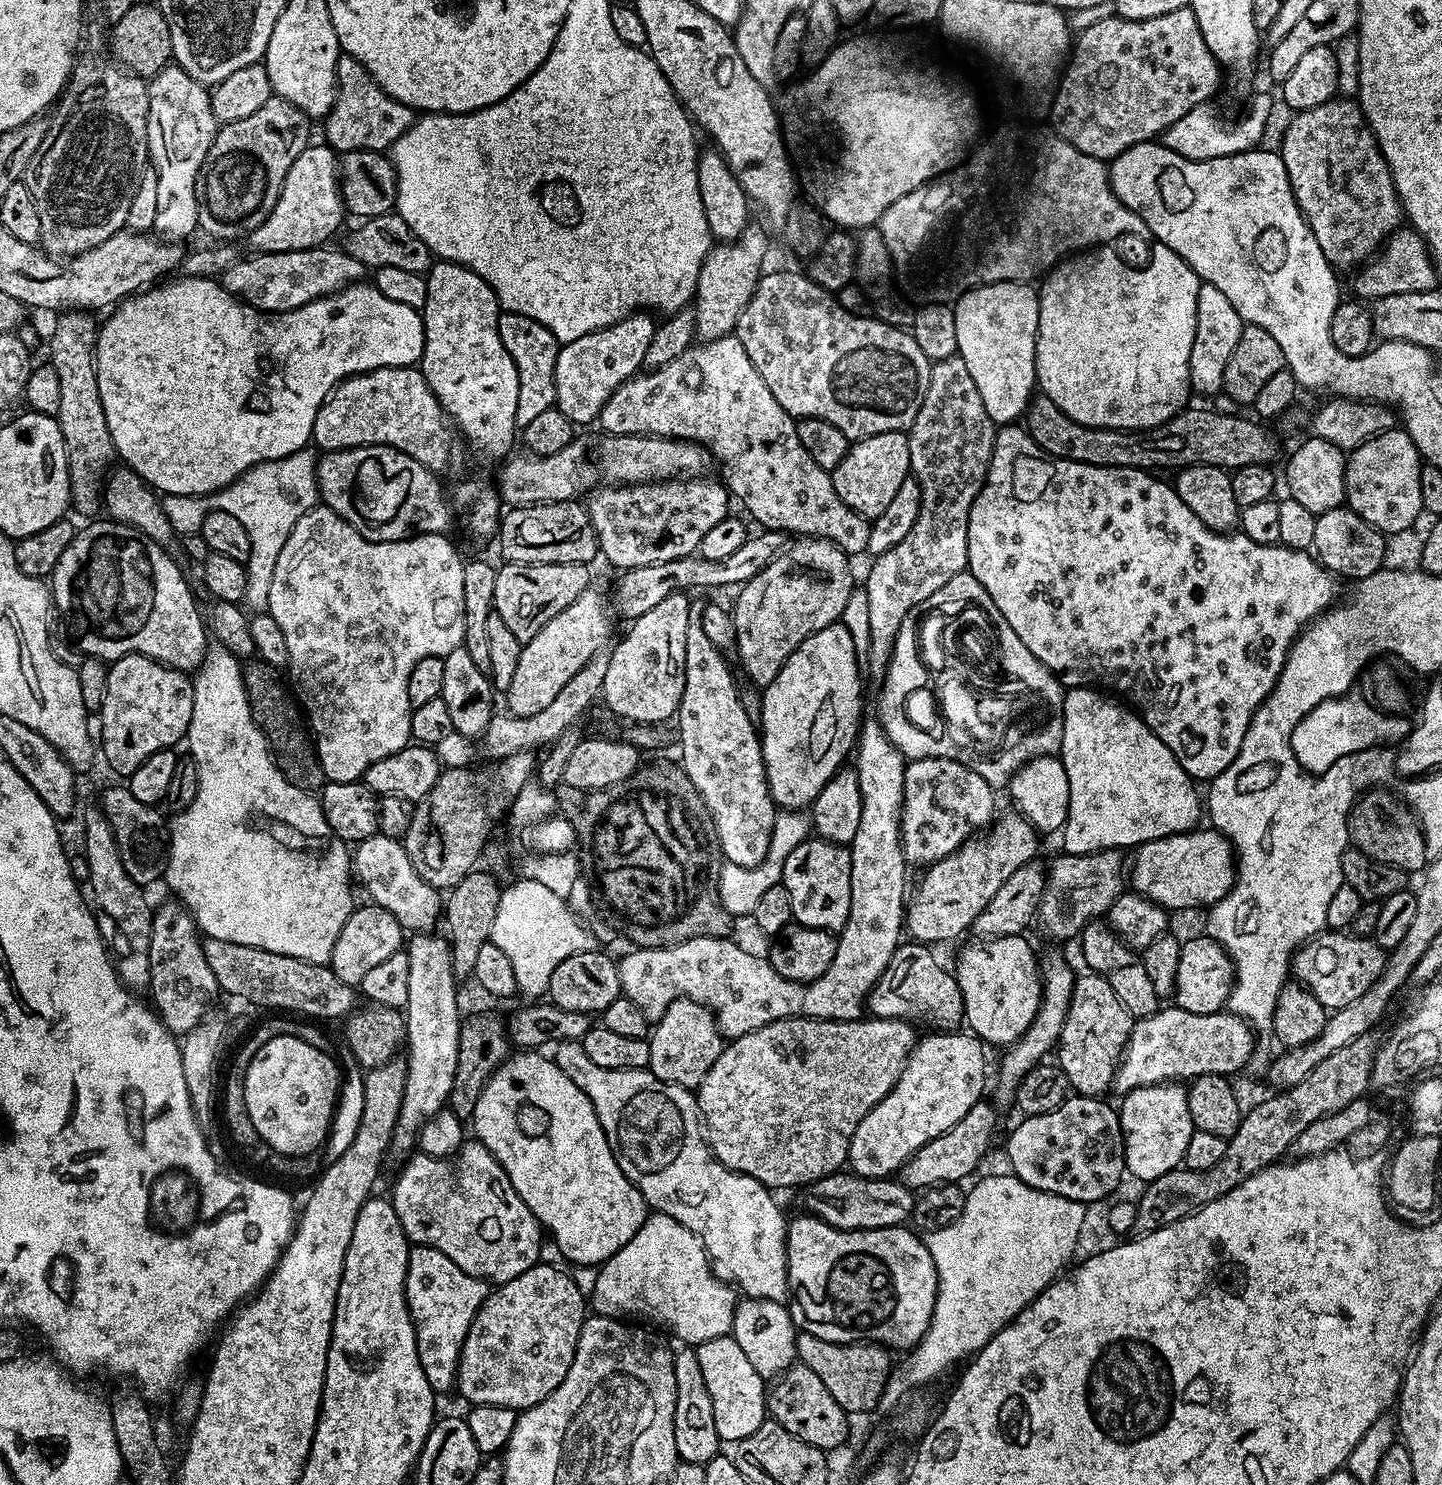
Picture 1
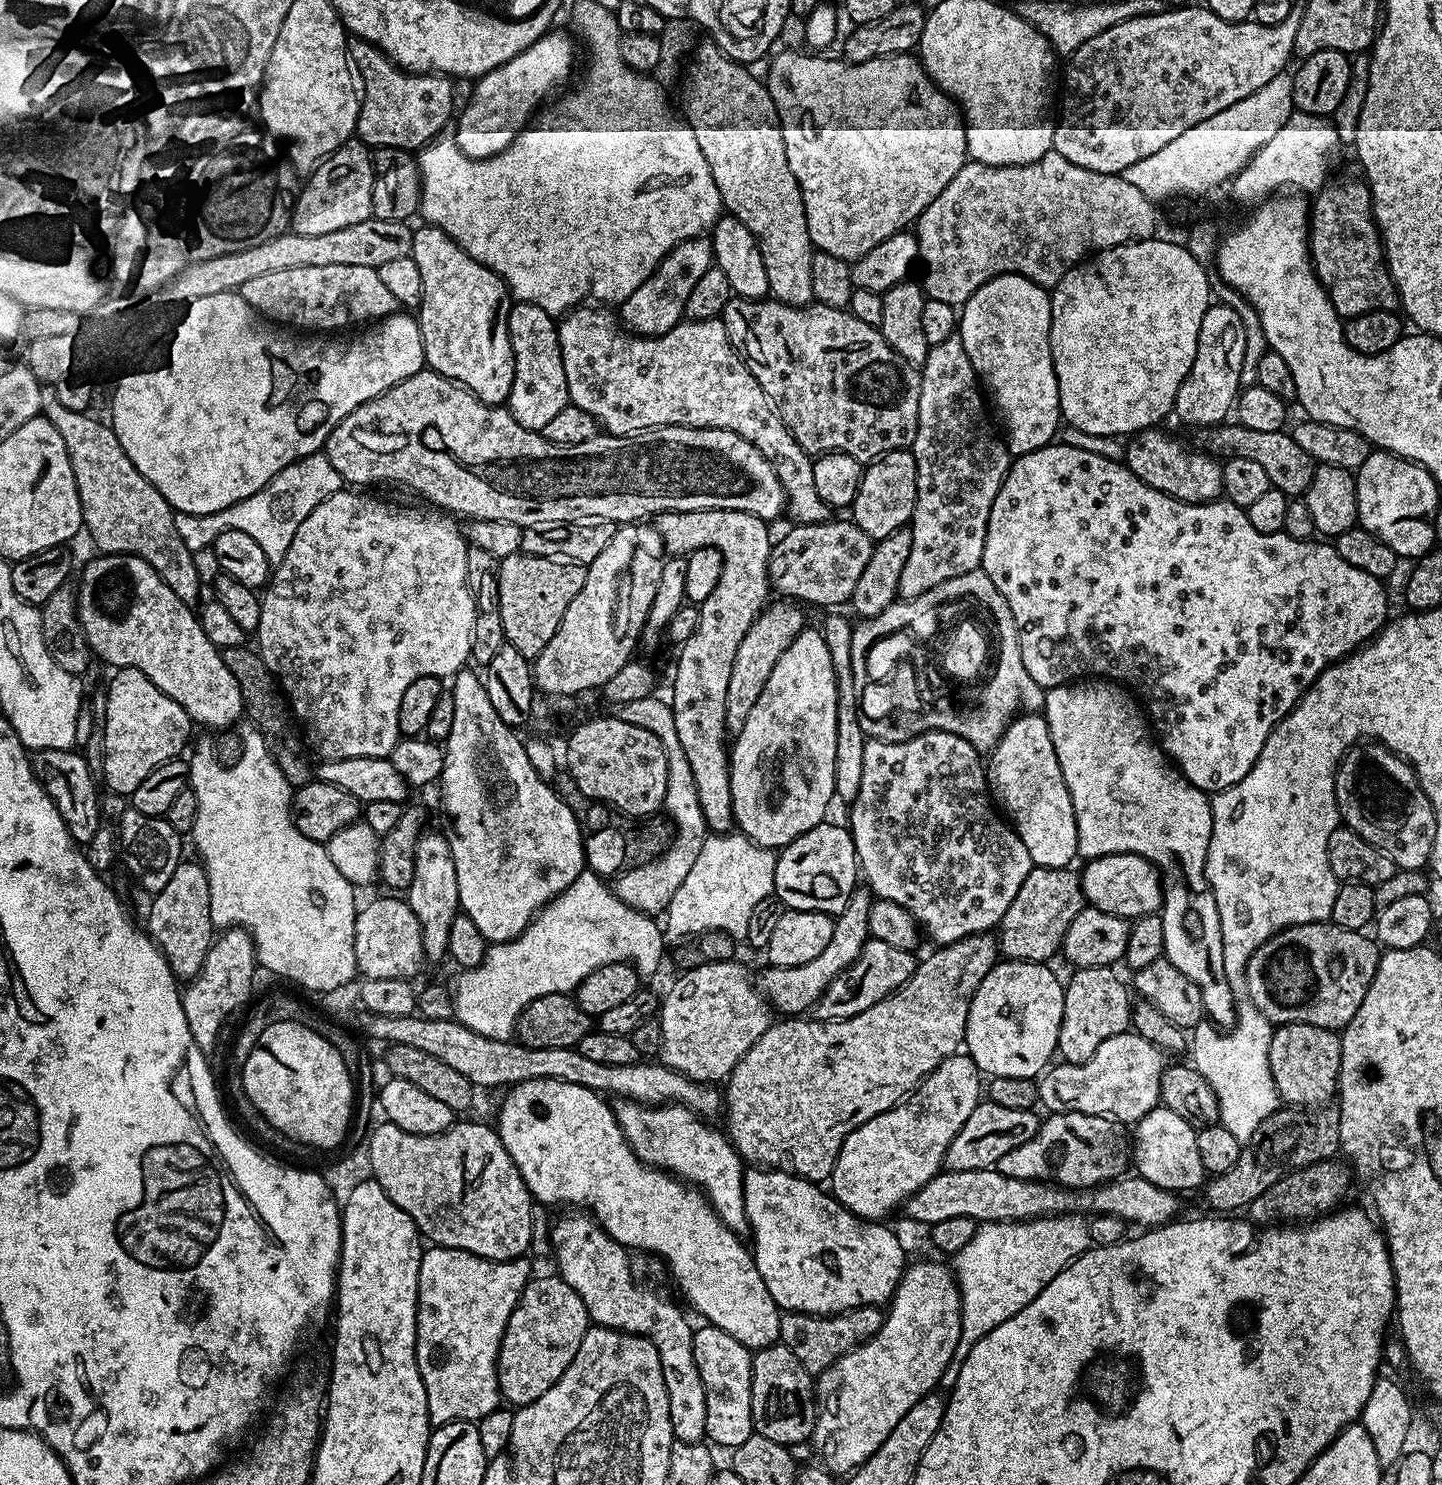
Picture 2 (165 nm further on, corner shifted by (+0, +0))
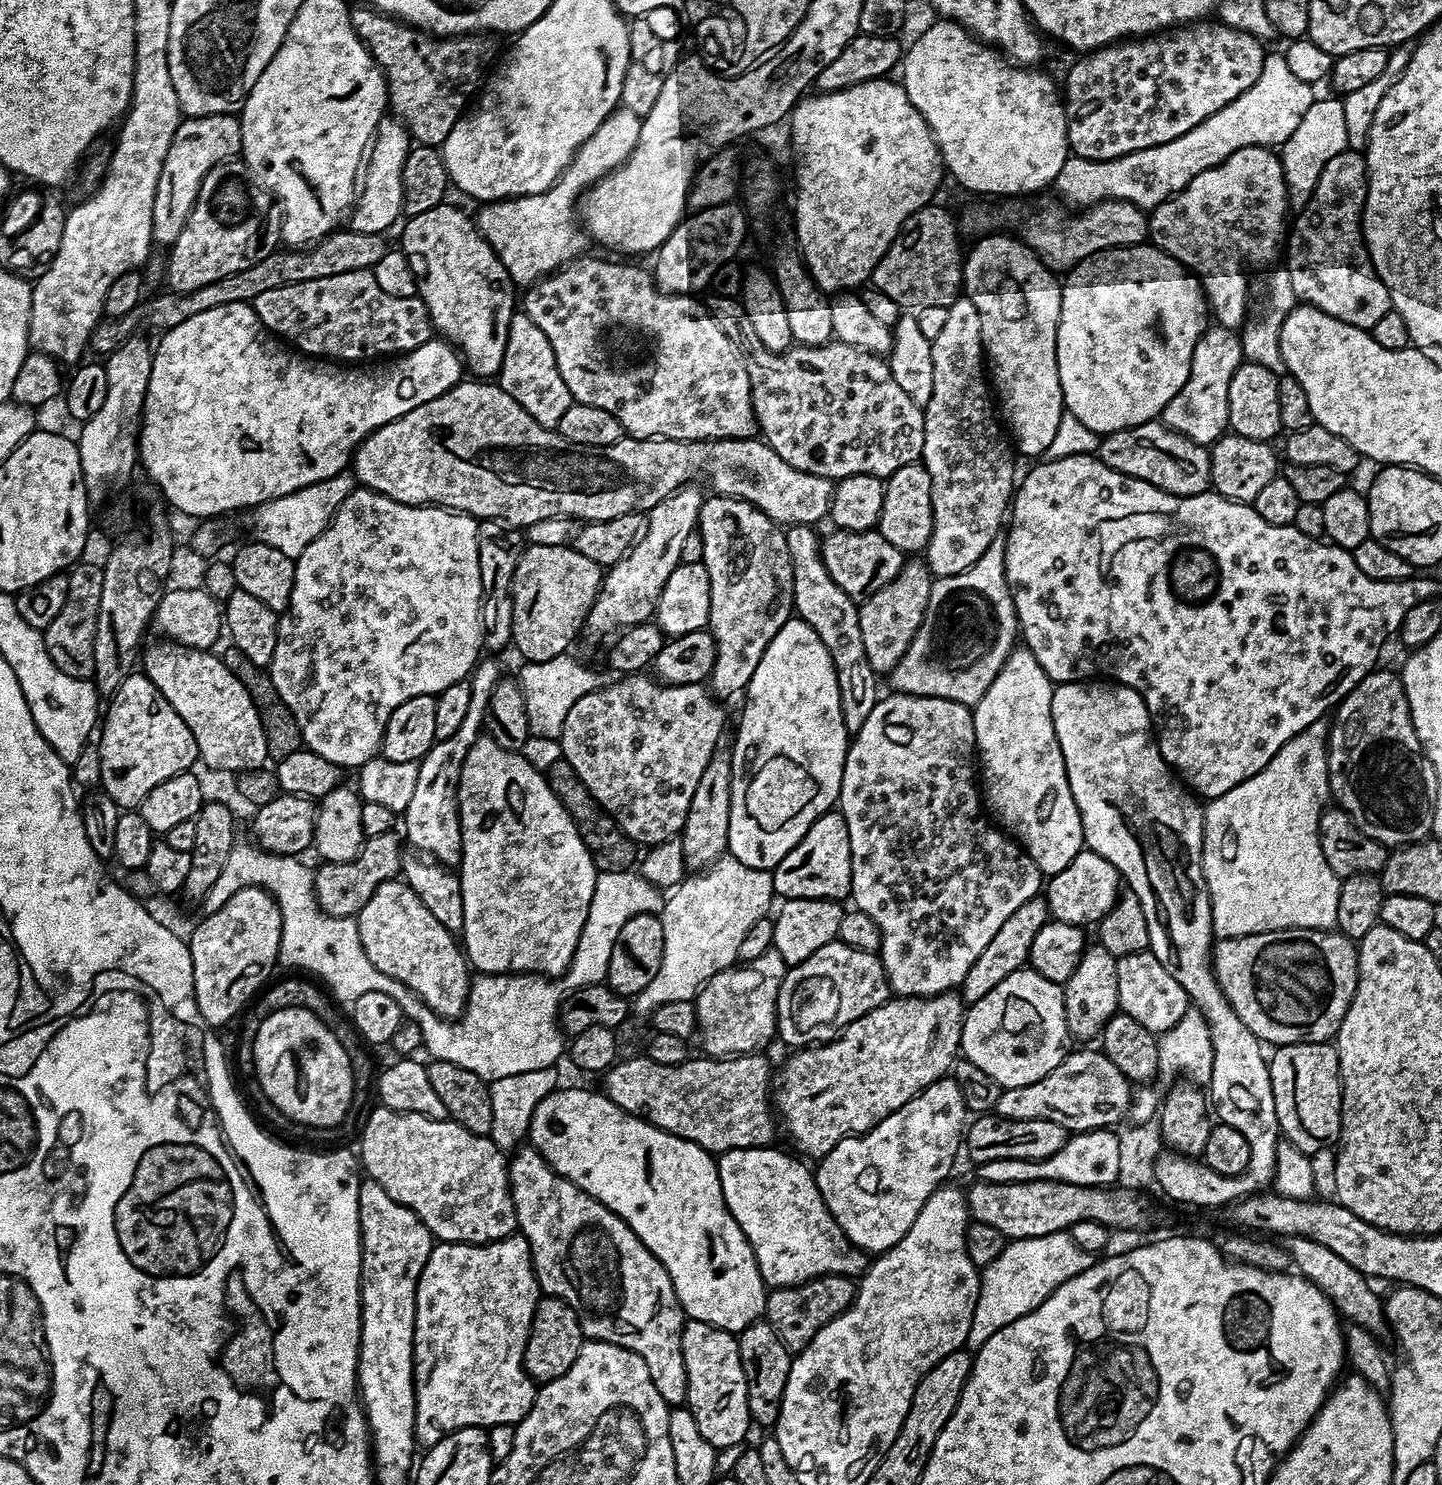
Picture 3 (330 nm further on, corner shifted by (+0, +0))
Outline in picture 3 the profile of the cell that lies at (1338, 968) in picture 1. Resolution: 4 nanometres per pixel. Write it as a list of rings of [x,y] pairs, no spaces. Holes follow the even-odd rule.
[[[1287,928],[1215,941],[1212,973],[1234,1014],[1265,1045],[1331,1041],[1358,986],[1357,945],[1339,930]]]

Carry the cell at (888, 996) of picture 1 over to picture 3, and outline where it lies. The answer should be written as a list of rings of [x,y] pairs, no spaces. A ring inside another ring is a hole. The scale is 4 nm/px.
[[[839,938],[831,940],[822,950],[814,950],[810,958],[801,964],[793,964],[784,976],[782,986],[778,990],[776,1003],[776,1030],[779,1039],[789,1044],[789,1049],[799,1050],[818,1044],[827,1044],[837,1036],[843,1028],[850,1026],[858,1018],[862,1018],[870,1010],[885,1004],[890,998],[888,976],[879,955],[875,952],[863,952],[846,946]]]

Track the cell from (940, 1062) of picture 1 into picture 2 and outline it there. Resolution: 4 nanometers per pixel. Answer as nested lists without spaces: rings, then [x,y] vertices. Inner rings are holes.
[[[957,1054],[946,1058],[920,1081],[915,1092],[909,1092],[896,1107],[870,1118],[844,1139],[830,1177],[831,1195],[861,1220],[880,1222],[888,1218],[884,1216],[890,1215],[895,1208],[897,1211],[908,1197],[926,1186],[926,1182],[944,1168],[944,1155],[950,1142],[954,1142],[954,1134],[962,1130],[966,1118],[970,1118],[981,1100],[982,1073],[972,1057]]]

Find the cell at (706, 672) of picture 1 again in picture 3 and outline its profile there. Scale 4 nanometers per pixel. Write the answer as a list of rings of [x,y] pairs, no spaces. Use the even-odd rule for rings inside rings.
[[[709,495],[705,499],[702,510],[700,511],[698,531],[702,538],[702,546],[704,547],[704,559],[702,562],[710,574],[710,614],[708,615],[707,630],[711,632],[713,642],[716,644],[716,657],[714,658],[710,675],[710,691],[717,698],[725,698],[724,696],[732,696],[735,692],[743,693],[747,689],[754,670],[758,670],[758,662],[762,662],[762,654],[766,650],[770,638],[774,638],[774,634],[778,634],[778,630],[793,615],[792,559],[790,558],[790,550],[786,546],[786,538],[784,537],[785,529],[781,525],[774,523],[766,514],[762,514],[762,510],[755,508],[750,502],[739,500],[737,496]]]

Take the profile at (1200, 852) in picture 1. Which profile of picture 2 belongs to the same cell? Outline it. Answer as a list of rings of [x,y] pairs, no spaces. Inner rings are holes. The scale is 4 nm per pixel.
[[[1109,852],[1093,856],[1085,864],[1079,878],[1085,901],[1091,907],[1131,922],[1137,916],[1157,915],[1164,905],[1160,871],[1146,858],[1133,852]]]

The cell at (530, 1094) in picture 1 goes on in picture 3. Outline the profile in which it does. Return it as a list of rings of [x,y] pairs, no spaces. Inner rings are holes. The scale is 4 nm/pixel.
[[[565,1086],[558,1087],[535,1106],[527,1139],[559,1176],[602,1202],[602,1206],[618,1214],[618,1218],[638,1234],[646,1250],[666,1266],[674,1294],[687,1319],[738,1334],[764,1316],[766,1285],[758,1270],[754,1250],[746,1234],[742,1234],[742,1226],[734,1222],[734,1214],[730,1214],[726,1206],[717,1157],[713,1153],[632,1116],[610,1102],[603,1091]]]

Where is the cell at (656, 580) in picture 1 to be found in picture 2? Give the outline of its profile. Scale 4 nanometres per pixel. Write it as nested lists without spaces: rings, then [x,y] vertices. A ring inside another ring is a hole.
[[[829,518],[823,524],[793,523],[791,527],[792,529],[781,540],[777,539],[773,543],[772,557],[768,559],[771,587],[775,591],[777,588],[784,595],[781,597],[791,598],[796,602],[803,602],[805,605],[847,605],[852,599],[854,588],[858,586],[858,578],[862,578],[862,572],[866,570],[866,566],[870,563],[874,541],[848,518],[844,518],[844,520]]]

